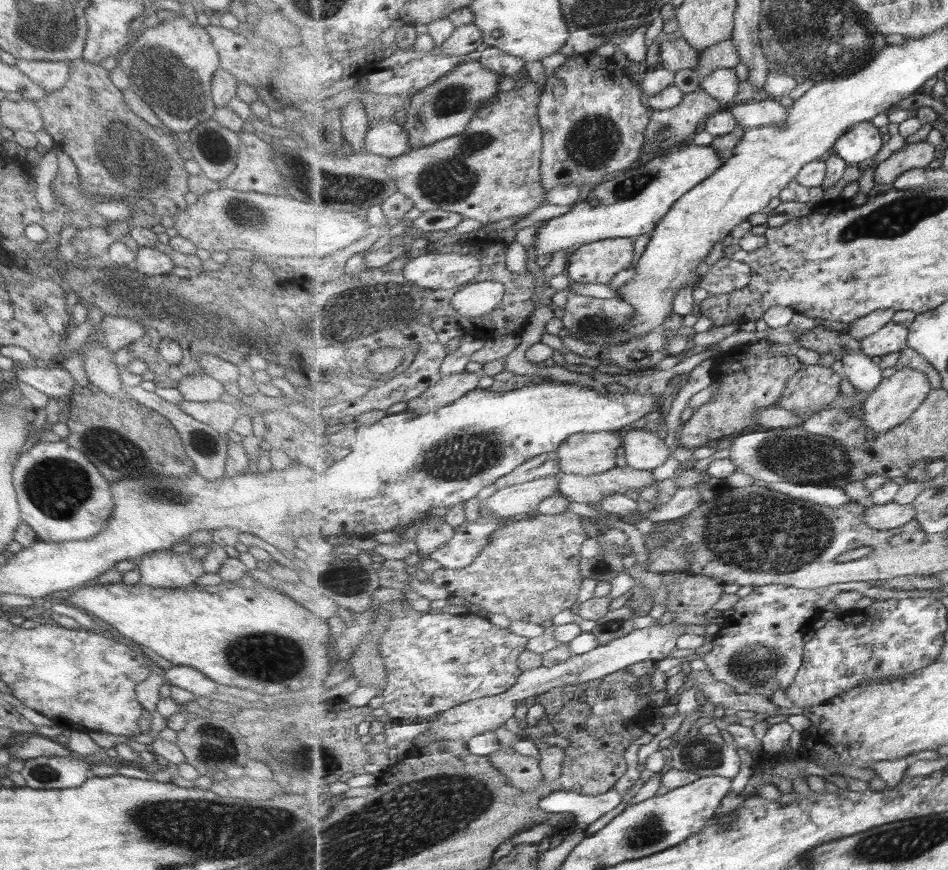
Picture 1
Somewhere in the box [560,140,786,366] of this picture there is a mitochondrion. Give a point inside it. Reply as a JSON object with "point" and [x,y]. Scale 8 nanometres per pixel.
{"point":[630,185]}

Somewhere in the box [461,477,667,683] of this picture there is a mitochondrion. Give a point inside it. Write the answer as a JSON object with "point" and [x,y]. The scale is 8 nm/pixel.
{"point":[616,623]}

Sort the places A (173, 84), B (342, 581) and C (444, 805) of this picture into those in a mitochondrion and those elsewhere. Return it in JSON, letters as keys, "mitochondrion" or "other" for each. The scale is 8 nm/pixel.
{"A":"mitochondrion","B":"mitochondrion","C":"mitochondrion"}

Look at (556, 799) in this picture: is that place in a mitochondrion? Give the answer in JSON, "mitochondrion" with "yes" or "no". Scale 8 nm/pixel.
{"mitochondrion":"no"}

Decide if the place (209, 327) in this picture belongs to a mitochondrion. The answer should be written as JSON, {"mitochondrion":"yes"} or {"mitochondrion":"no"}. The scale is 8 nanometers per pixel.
{"mitochondrion":"yes"}

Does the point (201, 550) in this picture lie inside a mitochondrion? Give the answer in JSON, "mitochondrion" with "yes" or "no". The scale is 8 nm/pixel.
{"mitochondrion":"no"}

